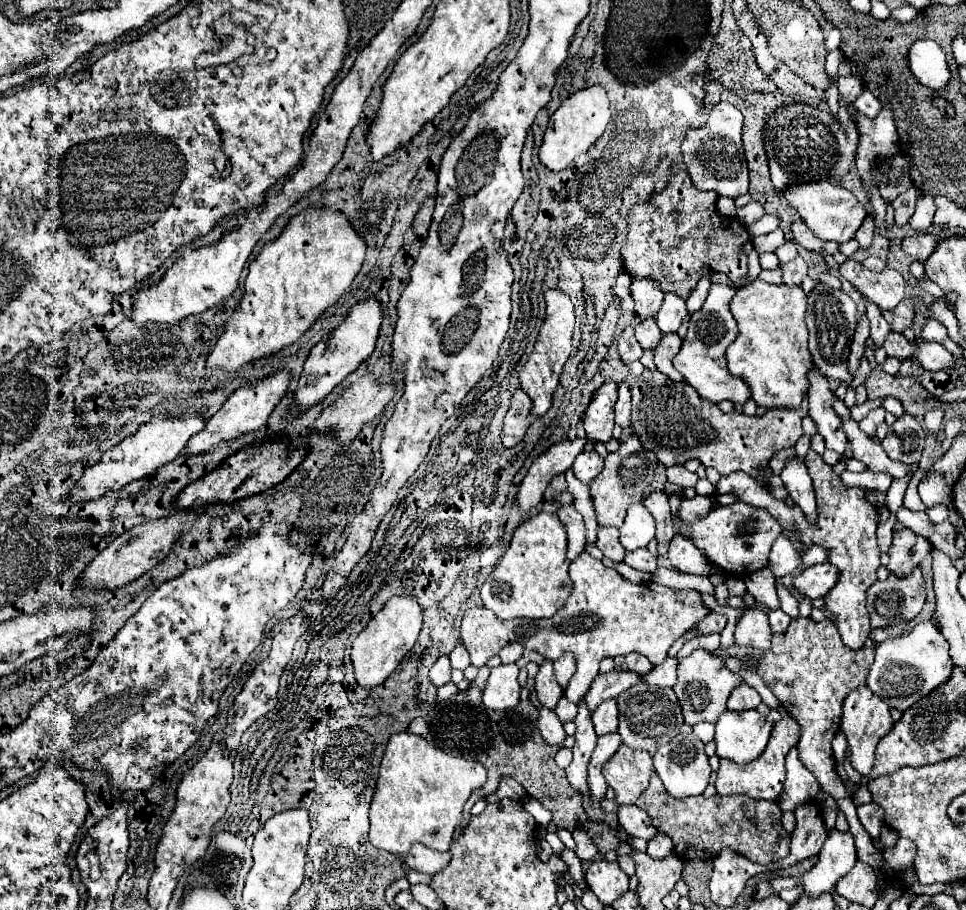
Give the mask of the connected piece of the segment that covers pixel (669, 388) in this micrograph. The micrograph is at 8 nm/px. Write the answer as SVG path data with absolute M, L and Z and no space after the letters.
M645 369L631 387L631 395L631 429L641 439L643 447L653 451L665 467L699 459L703 467L713 467L721 475L745 471L755 479L759 479L757 467L767 465L773 453L795 447L797 439L803 435L801 419L807 415L805 397L799 409L769 409L761 417L747 417L737 411L723 413L715 403L703 401L691 385L675 383L657 369Z

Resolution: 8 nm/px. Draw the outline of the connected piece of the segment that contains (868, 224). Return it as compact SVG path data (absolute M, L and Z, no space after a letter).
M867 215L867 219L863 221L863 225L859 227L859 231L857 231L857 235L855 235L855 239L857 239L859 245L861 245L861 249L867 249L867 247L871 245L873 233L875 233L875 219L873 219L873 215Z

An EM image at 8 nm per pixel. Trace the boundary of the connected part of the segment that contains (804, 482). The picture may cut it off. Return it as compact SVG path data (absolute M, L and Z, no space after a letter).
M797 457L793 461L789 461L785 465L785 469L781 471L781 479L785 489L789 491L791 499L795 501L795 505L801 507L803 515L807 517L807 521L813 525L817 521L815 517L815 493L813 493L813 483L811 477L807 473L805 463L801 463Z

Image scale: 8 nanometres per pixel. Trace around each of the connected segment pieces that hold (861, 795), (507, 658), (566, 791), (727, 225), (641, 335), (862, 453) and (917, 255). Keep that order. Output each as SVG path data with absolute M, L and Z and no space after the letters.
M862 776L859 791L853 793L853 801L855 801L857 805L863 805L863 803L869 803L869 801L871 801L871 795L869 795L869 791L867 791L867 781L869 781L869 778Z
M509 643L509 645L503 647L503 651L499 651L501 663L515 663L521 655L523 655L523 645L521 643Z
M529 679L527 685L523 687L519 705L509 713L487 709L479 697L481 693L475 691L475 685L471 685L467 691L455 693L451 699L447 699L443 703L435 703L433 705L435 715L429 723L431 743L449 755L461 755L465 759L475 759L487 767L489 783L485 783L475 793L491 795L497 789L501 775L509 775L515 781L519 781L531 797L535 797L545 809L549 809L553 813L553 821L555 821L557 829L567 829L569 833L573 833L575 829L583 827L587 831L587 835L591 835L591 839L597 845L601 855L607 851L613 851L619 845L619 837L605 823L591 821L587 817L585 809L581 807L581 795L567 783L565 771L561 767L557 767L557 763L553 759L561 747L547 745L543 741L543 737L539 735L539 729L537 729L539 709L531 699L533 687L535 687L535 683L533 683L533 679Z
M687 173L673 175L661 193L631 209L629 233L621 249L625 269L639 279L657 279L663 291L675 291L683 299L707 275L707 269L725 273L737 287L749 283L747 253L753 249L751 237L737 217L719 215L715 201L717 193L695 189Z
M653 317L643 319L635 327L635 337L637 337L637 341L641 343L643 349L655 349L659 339L661 339L661 333L659 333L659 327L655 325L655 319Z
M841 417L841 421L843 421L843 431L847 433L847 439L851 443L853 459L865 463L867 469L871 469L871 471L885 471L885 473L893 475L895 479L905 477L909 469L917 469L917 465L905 465L905 463L891 461L887 457L887 453L883 451L881 443L875 443L867 433L863 433L855 419Z
M933 233L913 235L913 237L903 239L903 251L917 261L927 261L927 257L935 251L937 243L939 243L939 237Z

